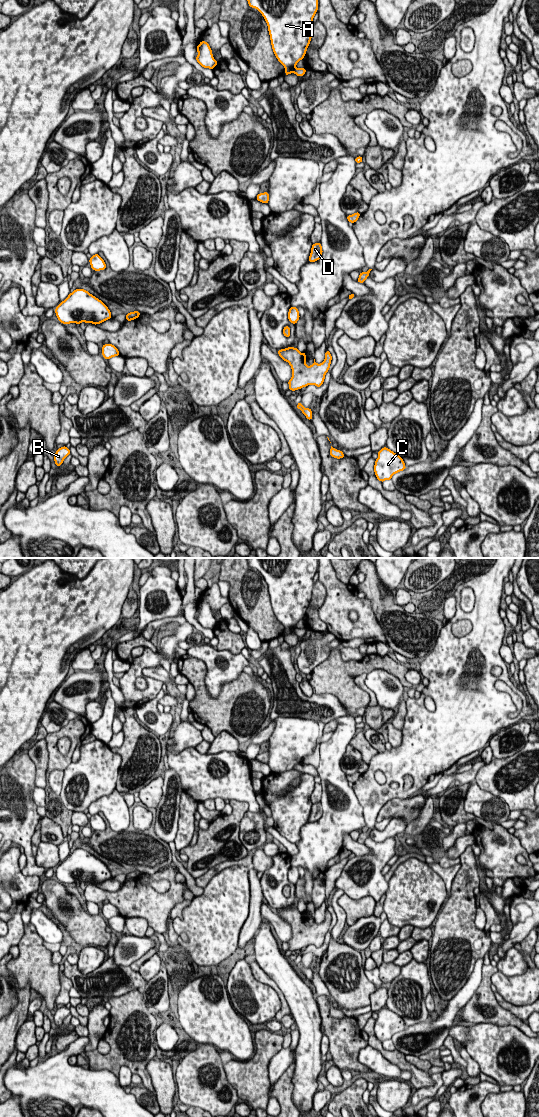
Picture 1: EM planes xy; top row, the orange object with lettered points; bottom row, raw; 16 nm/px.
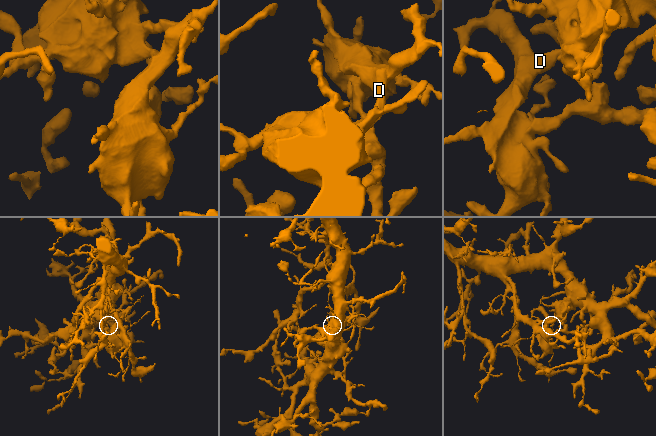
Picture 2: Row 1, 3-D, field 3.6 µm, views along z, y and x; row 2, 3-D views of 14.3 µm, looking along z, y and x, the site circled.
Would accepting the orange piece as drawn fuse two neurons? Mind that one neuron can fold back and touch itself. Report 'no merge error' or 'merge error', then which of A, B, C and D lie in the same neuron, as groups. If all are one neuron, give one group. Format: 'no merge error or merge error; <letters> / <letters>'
merge error; A B C / D

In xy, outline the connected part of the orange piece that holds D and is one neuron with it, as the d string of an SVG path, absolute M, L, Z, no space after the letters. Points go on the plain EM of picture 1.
M321 803L312 804L311 813L308 822L318 821L322 816L323 810Z

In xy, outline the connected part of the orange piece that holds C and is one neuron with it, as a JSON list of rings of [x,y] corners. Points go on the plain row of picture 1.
[[[383,1007],[377,1013],[374,1032],[379,1041],[391,1040],[394,1034],[406,1029],[403,1019],[387,1007]]]

